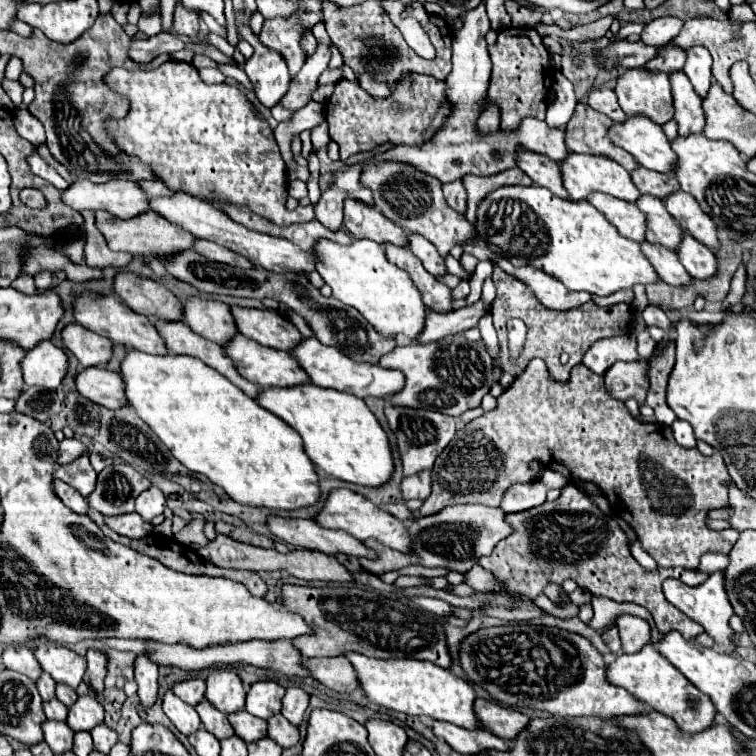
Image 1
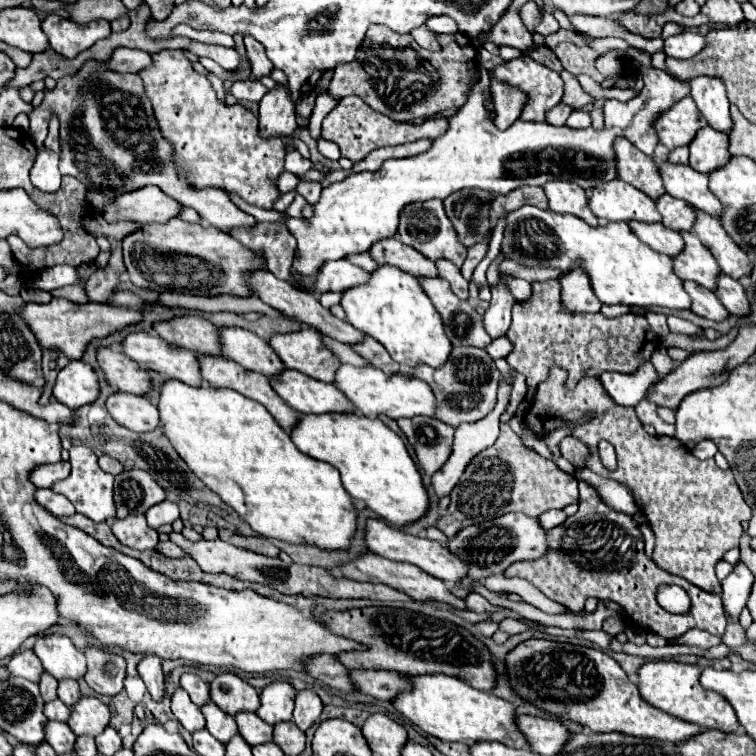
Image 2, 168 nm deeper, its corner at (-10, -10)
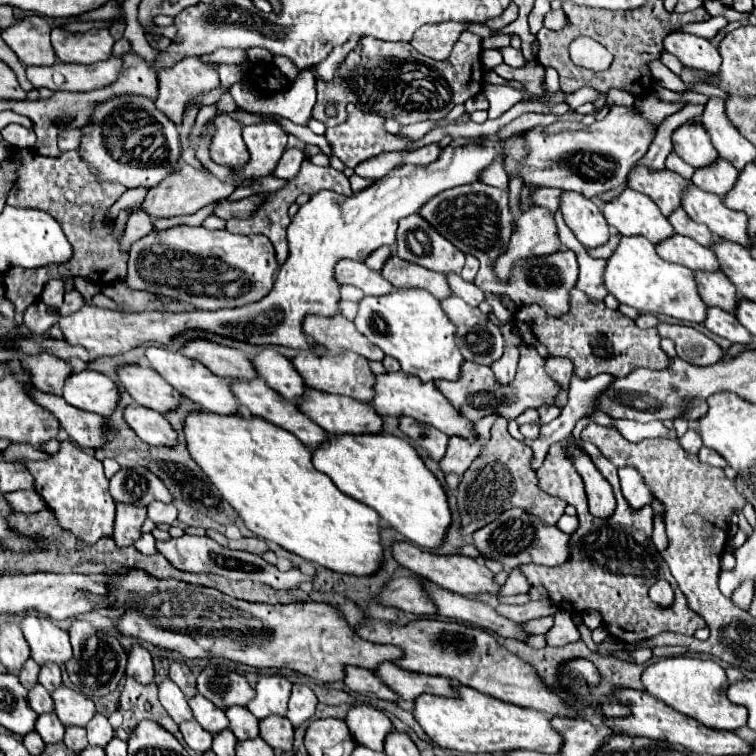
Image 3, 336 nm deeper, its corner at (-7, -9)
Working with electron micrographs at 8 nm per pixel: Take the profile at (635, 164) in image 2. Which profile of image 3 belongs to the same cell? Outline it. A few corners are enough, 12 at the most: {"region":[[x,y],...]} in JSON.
{"region":[[635,167],[627,183],[651,197],[665,217],[691,185],[671,171]]}

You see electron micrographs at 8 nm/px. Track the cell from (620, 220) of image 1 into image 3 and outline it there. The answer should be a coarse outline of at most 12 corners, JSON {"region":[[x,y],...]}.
{"region":[[673,235],[657,245],[669,263],[693,271],[719,271],[711,249]]}

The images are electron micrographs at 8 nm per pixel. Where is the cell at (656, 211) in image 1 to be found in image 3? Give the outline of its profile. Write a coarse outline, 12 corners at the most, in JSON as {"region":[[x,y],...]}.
{"region":[[697,271],[709,307],[735,313],[741,297],[721,271]]}

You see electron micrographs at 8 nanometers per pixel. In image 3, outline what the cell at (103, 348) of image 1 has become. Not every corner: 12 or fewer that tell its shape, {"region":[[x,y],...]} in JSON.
{"region":[[121,367],[119,381],[141,407],[175,411],[183,395],[151,367]]}

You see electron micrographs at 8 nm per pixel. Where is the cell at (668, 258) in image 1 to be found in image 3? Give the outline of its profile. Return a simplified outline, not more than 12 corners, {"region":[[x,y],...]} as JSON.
{"region":[[707,309],[705,327],[733,345],[749,345],[753,335],[735,315]]}

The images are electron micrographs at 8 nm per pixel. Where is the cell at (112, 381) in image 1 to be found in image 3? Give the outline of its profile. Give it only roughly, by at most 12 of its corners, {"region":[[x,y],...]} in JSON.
{"region":[[127,407],[125,419],[149,445],[175,447],[171,423],[147,407]]}

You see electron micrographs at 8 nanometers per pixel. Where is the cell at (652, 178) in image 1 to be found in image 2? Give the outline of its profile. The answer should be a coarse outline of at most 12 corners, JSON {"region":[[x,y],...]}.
{"region":[[662,194],[656,200],[666,228],[692,230],[696,210]]}

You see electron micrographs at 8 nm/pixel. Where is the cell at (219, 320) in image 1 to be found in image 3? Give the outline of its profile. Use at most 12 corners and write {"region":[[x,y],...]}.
{"region":[[263,349],[253,365],[285,399],[305,393],[305,381],[275,349]]}

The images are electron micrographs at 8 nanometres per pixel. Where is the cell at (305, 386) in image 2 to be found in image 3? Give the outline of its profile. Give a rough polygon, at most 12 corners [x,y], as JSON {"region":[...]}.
{"region":[[309,389],[297,405],[331,435],[375,435],[371,403]]}

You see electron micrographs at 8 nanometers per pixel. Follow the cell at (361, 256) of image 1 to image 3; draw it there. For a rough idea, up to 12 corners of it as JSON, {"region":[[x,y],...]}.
{"region":[[421,289],[365,297],[355,327],[421,381],[457,381],[457,327]]}

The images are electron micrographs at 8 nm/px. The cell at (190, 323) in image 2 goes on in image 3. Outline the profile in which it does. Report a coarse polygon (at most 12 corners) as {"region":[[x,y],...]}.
{"region":[[197,339],[181,349],[217,377],[257,377],[251,359],[233,347]]}

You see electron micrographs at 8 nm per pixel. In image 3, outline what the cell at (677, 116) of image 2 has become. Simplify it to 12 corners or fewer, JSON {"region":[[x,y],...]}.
{"region":[[685,123],[673,151],[695,169],[719,159],[709,133]]}

